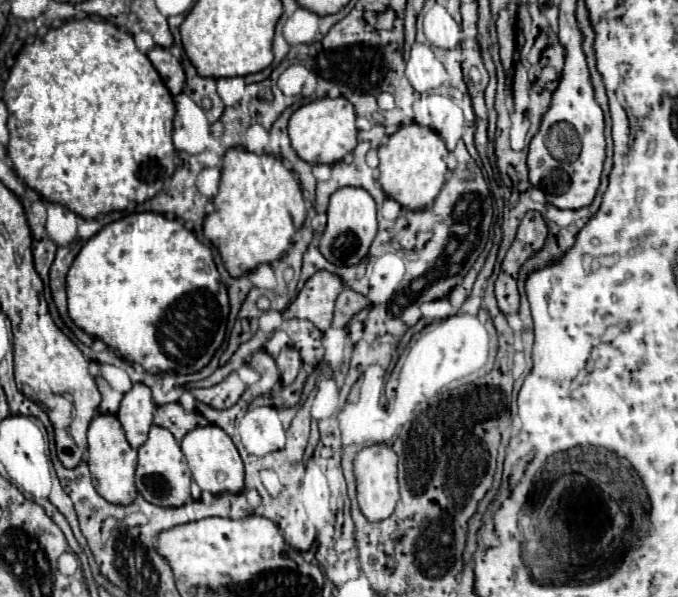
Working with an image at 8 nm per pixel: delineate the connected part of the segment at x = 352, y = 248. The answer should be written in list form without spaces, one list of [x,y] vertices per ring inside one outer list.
[[[342,187],[336,191],[328,205],[328,225],[324,229],[320,251],[334,265],[354,265],[360,263],[378,231],[376,223],[376,201],[362,187]]]

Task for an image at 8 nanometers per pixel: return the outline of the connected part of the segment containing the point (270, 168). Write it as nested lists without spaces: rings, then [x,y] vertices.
[[[240,147],[226,151],[220,189],[212,203],[214,211],[204,219],[204,235],[218,247],[224,267],[232,277],[246,275],[260,263],[280,259],[290,247],[290,237],[306,219],[302,189],[282,159],[268,153],[250,153]]]

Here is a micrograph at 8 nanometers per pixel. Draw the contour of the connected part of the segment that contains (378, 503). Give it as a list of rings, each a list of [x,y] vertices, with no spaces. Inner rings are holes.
[[[376,443],[372,447],[364,447],[356,459],[354,459],[354,473],[356,473],[356,491],[358,491],[358,503],[366,519],[380,521],[392,515],[396,509],[396,503],[400,501],[398,491],[398,473],[396,473],[398,455],[394,449],[386,443]]]

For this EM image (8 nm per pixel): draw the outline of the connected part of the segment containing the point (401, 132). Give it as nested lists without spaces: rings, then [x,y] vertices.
[[[414,120],[410,124],[401,125],[394,135],[388,137],[386,145],[380,145],[378,157],[382,189],[388,193],[388,197],[396,199],[406,209],[428,207],[446,181],[448,149],[444,139],[436,131],[418,125]]]

